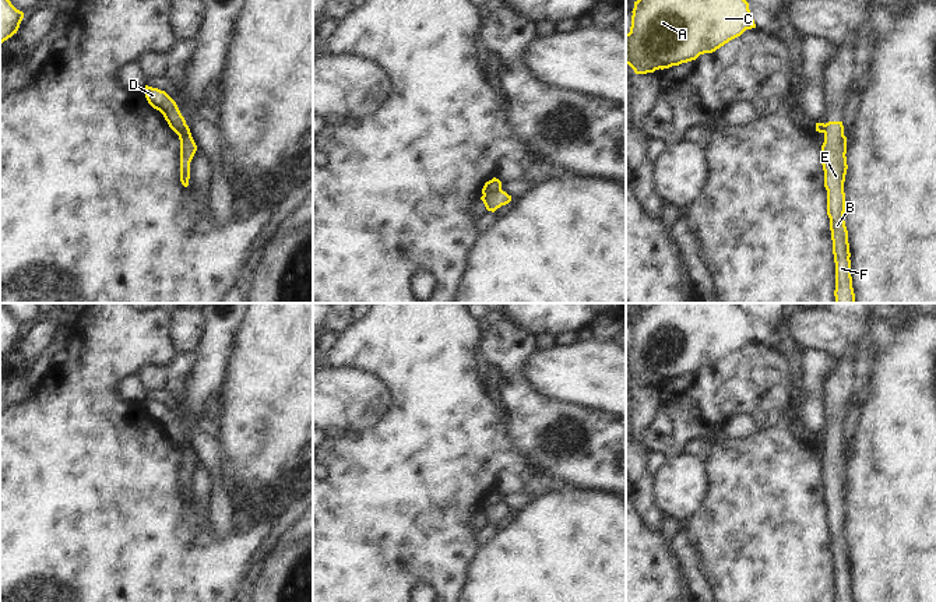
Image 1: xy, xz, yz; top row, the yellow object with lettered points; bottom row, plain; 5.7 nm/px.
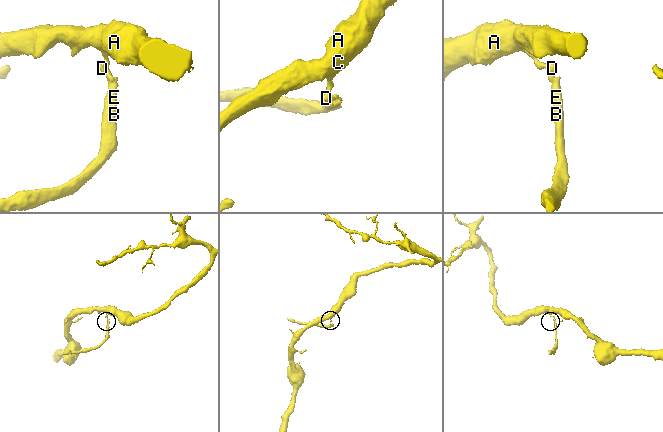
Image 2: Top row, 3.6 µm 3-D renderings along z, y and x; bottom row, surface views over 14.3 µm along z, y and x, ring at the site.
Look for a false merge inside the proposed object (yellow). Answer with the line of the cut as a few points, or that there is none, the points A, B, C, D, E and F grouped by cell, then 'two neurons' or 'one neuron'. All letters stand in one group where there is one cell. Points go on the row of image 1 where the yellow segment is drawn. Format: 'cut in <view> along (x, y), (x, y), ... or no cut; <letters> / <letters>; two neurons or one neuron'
cut in xz along (500, 187), (484, 194); A C D / B E F; two neurons

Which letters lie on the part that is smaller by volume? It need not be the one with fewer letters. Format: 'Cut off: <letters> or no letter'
Cut off: B, E, F

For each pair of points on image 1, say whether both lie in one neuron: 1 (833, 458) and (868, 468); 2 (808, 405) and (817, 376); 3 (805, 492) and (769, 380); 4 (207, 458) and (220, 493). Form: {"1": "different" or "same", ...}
{"1": "different", "2": "same", "3": "different", "4": "same"}

